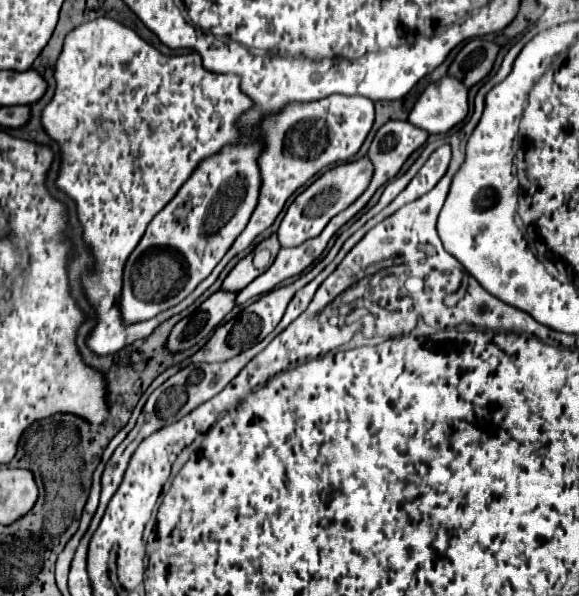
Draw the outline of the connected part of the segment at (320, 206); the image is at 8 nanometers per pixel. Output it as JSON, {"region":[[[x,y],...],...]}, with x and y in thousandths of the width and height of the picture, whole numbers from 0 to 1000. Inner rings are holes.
{"region":[[[625,263],[618,270],[604,270],[604,273],[591,273],[570,287],[563,287],[556,297],[549,297],[535,314],[528,314],[511,334],[508,341],[497,347],[484,384],[480,384],[480,404],[484,414],[515,414],[525,404],[546,398],[556,391],[556,384],[566,378],[566,371],[584,361],[587,354],[594,354],[601,344],[608,344],[636,314],[639,300],[642,300],[642,273],[636,263]]]}

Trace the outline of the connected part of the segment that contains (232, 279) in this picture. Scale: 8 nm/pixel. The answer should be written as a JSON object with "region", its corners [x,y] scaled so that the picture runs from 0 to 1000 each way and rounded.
{"region":[[[439,424],[425,428],[421,435],[415,435],[415,438],[408,441],[408,448],[404,448],[404,451],[394,458],[394,465],[387,468],[383,488],[390,488],[390,492],[411,492],[411,488],[418,488],[428,475],[435,475],[435,471],[453,458],[453,451],[442,451],[442,448],[435,445],[435,431],[439,431]]]}

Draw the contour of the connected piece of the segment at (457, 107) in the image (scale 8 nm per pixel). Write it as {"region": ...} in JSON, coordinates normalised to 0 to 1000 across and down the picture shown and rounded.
{"region":[[[763,129],[722,163],[705,203],[739,223],[770,223],[808,190],[808,149],[784,129]]]}

